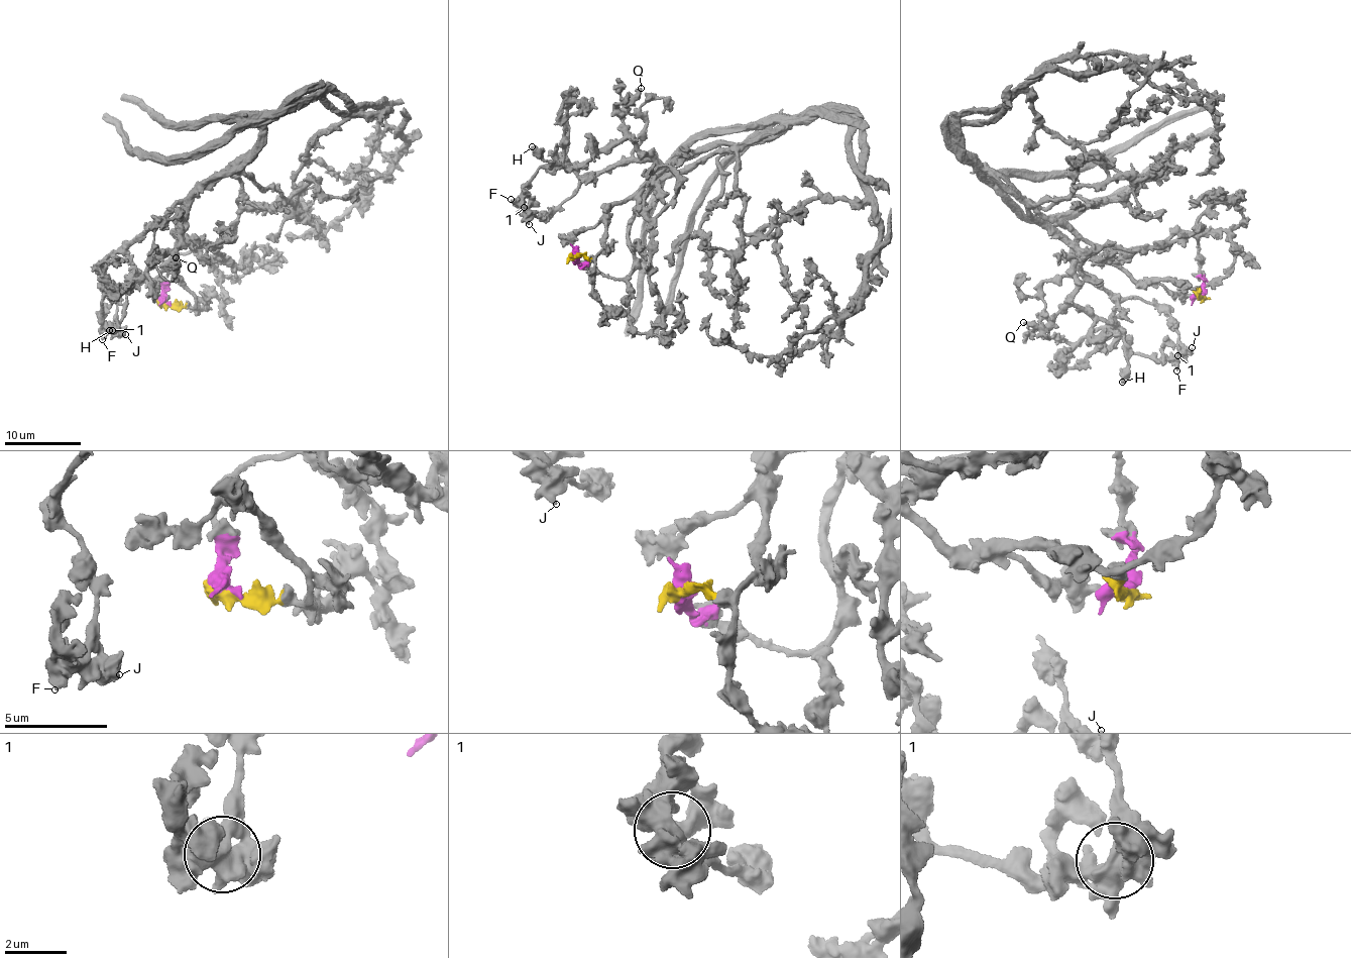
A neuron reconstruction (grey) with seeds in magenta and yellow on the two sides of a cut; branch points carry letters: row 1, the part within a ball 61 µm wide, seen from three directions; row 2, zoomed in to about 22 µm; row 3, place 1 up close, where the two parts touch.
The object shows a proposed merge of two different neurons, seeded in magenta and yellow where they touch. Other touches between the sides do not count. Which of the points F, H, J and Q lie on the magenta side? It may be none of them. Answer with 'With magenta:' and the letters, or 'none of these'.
With magenta: F

